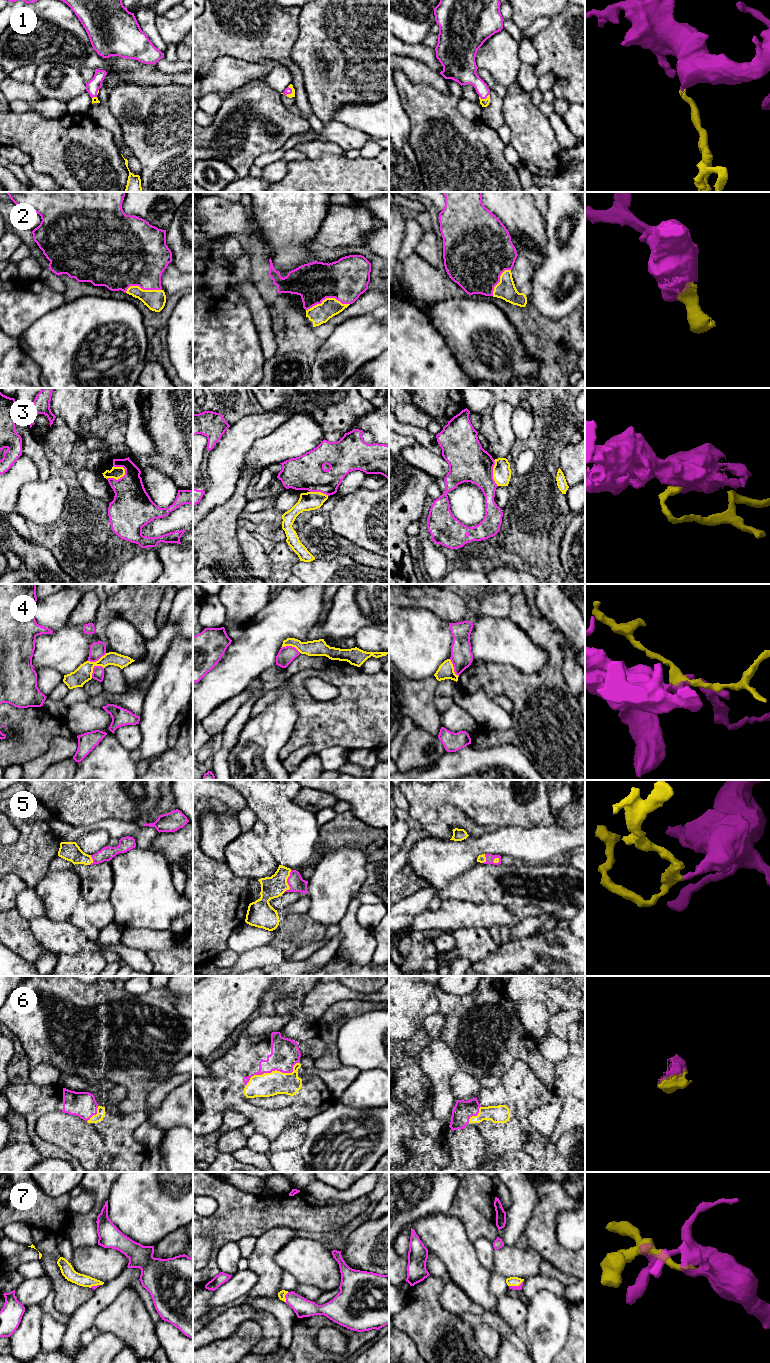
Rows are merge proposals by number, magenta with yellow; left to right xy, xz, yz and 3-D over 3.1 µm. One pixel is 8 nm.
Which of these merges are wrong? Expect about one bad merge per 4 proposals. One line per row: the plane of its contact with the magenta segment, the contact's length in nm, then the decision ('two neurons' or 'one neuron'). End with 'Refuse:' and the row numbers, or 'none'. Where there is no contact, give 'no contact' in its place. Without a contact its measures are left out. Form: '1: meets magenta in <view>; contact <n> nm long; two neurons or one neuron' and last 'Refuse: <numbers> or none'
1: meets magenta in yz; contact 90 nm long; one neuron
2: meets magenta in xz; contact 360 nm long; one neuron
3: meets magenta in xy; contact 180 nm long; two neurons
4: meets magenta in xy; contact 130 nm long; two neurons
5: meets magenta in xz; contact 200 nm long; one neuron
6: meets magenta in xz; contact 480 nm long; one neuron
7: meets magenta in xz; contact 90 nm long; one neuron
Refuse: 3, 4

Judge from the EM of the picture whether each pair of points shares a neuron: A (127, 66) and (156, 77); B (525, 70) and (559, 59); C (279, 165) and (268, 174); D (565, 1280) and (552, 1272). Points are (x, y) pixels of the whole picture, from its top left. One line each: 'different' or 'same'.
A: same
B: different
C: same
D: same

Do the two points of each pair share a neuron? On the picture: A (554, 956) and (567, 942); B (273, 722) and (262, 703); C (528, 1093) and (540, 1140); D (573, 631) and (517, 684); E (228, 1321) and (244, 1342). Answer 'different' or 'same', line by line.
A: same
B: different
C: same
D: different
E: different

